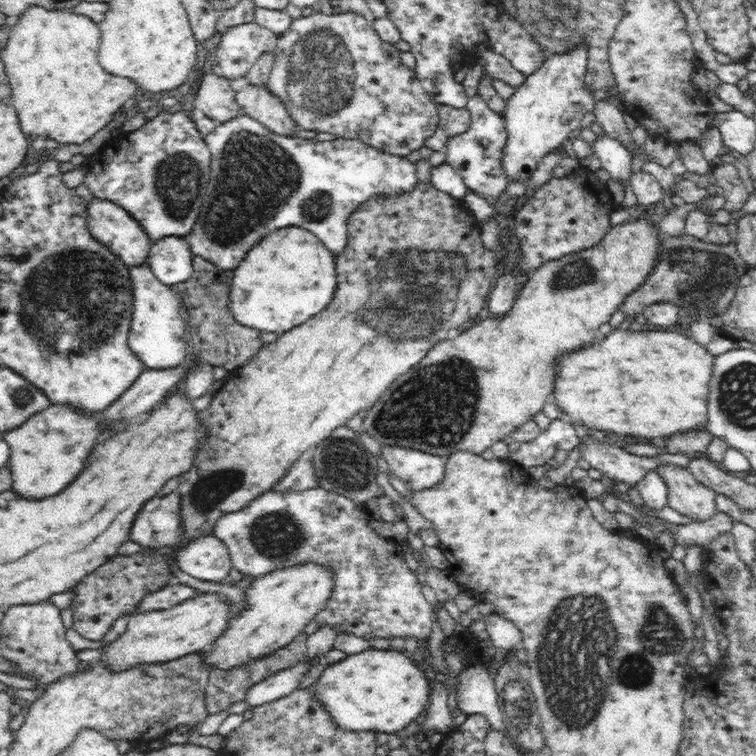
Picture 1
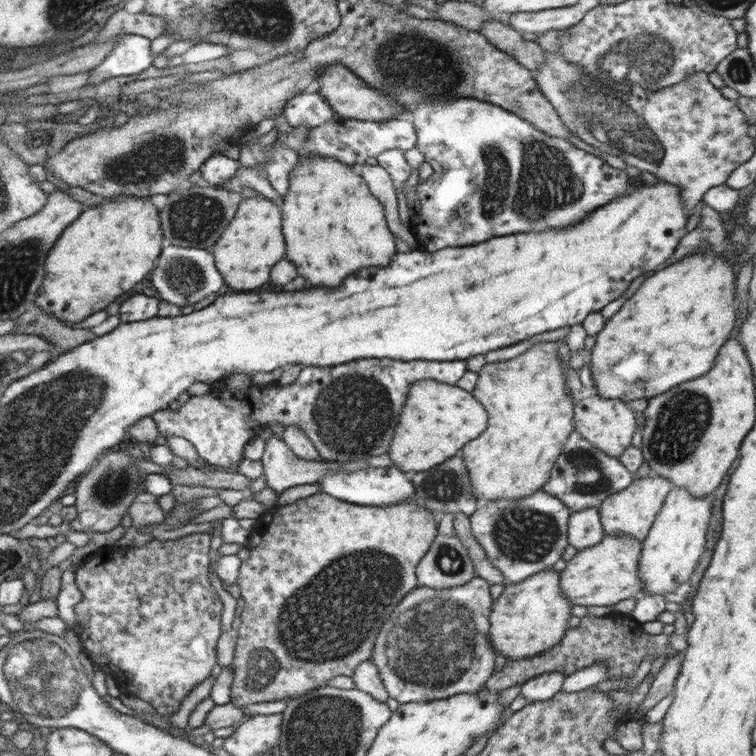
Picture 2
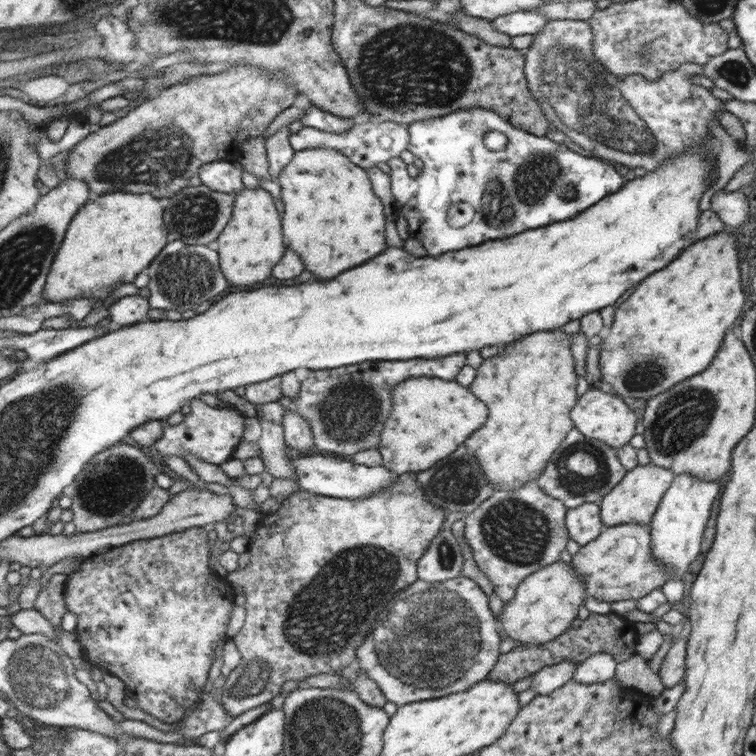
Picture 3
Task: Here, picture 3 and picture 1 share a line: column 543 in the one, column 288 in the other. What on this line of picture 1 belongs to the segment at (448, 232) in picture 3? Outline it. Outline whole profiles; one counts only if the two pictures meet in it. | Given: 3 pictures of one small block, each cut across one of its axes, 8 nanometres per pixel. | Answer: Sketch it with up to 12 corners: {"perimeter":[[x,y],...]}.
{"perimeter":[[248,115],[204,140],[192,254],[235,269],[278,228],[333,256],[348,216],[412,192],[415,164]]}

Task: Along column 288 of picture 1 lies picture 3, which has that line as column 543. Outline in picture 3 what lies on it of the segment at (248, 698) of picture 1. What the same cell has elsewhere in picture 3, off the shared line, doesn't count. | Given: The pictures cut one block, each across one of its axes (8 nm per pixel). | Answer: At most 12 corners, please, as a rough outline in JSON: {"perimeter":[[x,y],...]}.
{"perimeter":[[569,660],[541,668],[530,689],[550,694],[572,679]]}

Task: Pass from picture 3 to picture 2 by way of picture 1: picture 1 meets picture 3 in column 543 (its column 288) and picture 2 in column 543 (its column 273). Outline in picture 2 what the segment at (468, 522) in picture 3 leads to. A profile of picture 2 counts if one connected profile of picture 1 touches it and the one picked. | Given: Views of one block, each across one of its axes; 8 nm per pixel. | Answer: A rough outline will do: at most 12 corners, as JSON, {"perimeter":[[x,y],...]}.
{"perimeter":[[539,490],[469,526],[507,588],[562,558],[572,512]]}

